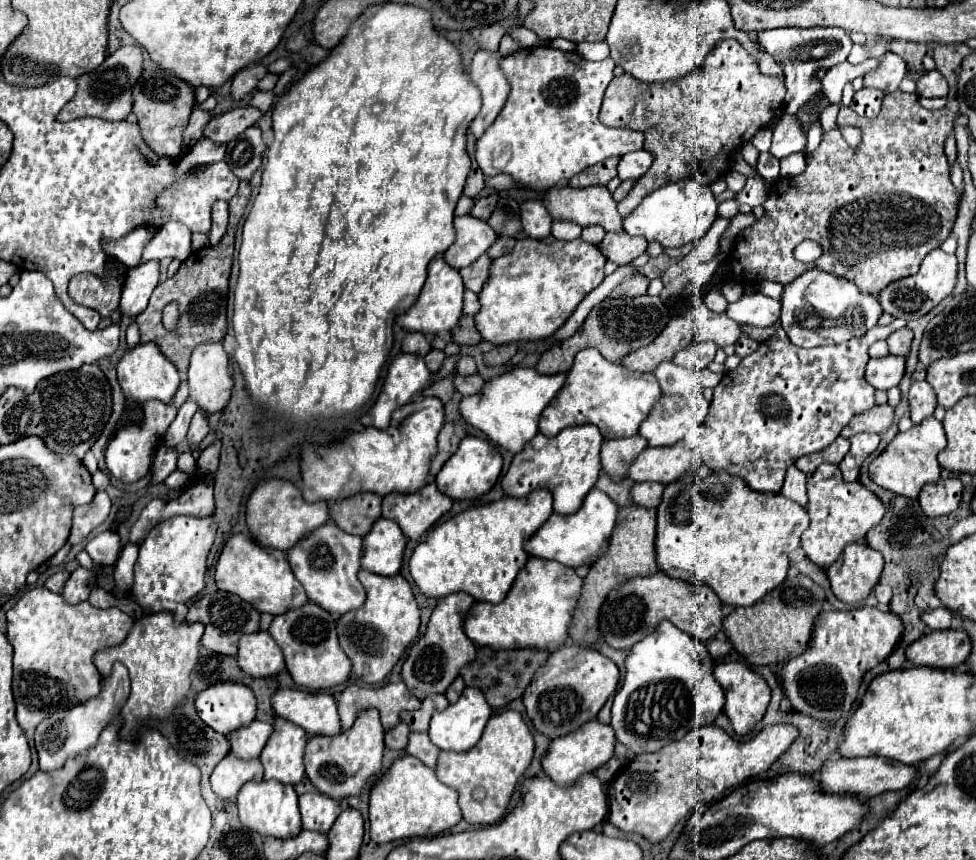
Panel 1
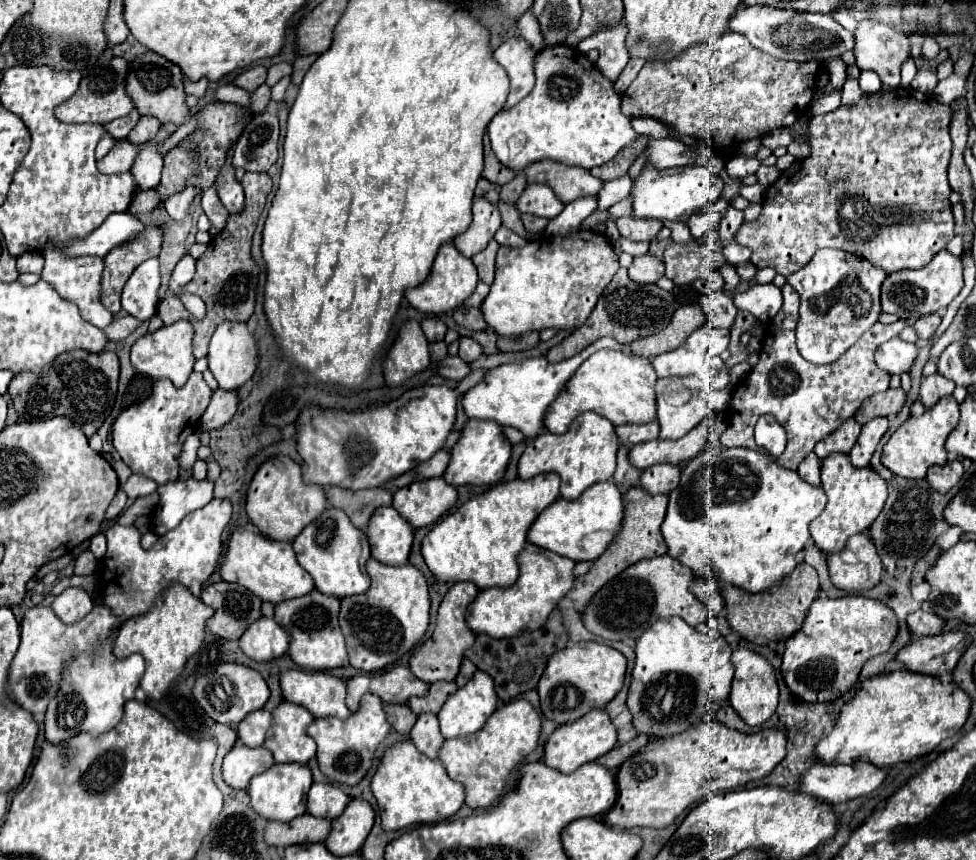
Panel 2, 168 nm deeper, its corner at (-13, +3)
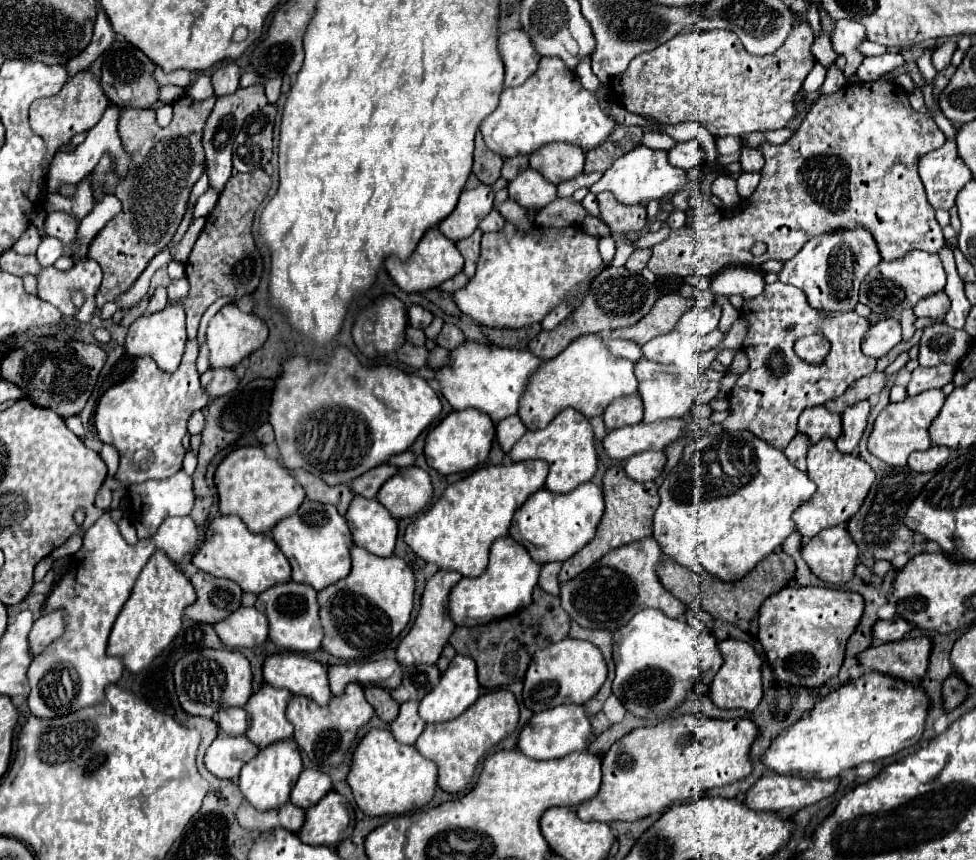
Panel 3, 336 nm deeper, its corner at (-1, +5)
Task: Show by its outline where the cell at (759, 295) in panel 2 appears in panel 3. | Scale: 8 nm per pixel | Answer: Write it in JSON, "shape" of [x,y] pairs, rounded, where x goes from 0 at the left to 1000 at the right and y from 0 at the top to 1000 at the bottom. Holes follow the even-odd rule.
{"shape":[[[744,310],[740,320],[734,320],[727,327],[727,336],[734,343],[760,343],[762,348],[770,348],[783,338],[783,320],[773,310]]]}

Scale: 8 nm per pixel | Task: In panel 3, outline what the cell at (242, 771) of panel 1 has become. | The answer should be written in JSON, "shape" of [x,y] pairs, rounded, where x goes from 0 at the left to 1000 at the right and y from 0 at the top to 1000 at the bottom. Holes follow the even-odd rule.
{"shape":[[[227,855],[215,864],[209,878],[211,894],[225,906],[242,906],[248,890],[264,876],[264,869],[252,855]]]}

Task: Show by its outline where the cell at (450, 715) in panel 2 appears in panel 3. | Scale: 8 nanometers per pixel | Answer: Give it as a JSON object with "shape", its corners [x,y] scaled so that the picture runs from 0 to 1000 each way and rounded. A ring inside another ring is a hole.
{"shape":[[[467,762],[451,792],[430,815],[430,834],[436,841],[461,838],[477,827],[492,810],[492,794],[488,787],[486,766]]]}

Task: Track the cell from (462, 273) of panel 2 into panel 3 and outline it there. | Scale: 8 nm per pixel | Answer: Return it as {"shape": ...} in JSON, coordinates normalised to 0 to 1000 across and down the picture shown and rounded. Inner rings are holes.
{"shape":[[[447,264],[434,273],[434,278],[428,283],[428,287],[424,290],[424,297],[420,297],[418,303],[410,303],[404,299],[400,299],[395,303],[395,313],[398,313],[400,322],[406,327],[406,331],[412,338],[418,338],[418,341],[434,341],[443,334],[449,334],[453,327],[471,317],[473,310],[475,310],[475,301],[471,297],[471,292]]]}

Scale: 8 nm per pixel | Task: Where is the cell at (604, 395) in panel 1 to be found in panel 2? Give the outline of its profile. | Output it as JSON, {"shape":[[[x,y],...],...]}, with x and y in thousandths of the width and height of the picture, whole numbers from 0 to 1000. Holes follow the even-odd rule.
{"shape":[[[615,406],[605,417],[600,417],[576,457],[568,464],[559,478],[557,494],[564,503],[580,503],[584,492],[600,480],[609,478],[627,490],[627,494],[641,492],[666,492],[672,487],[672,443],[674,436],[666,417],[648,413],[643,408]]]}

